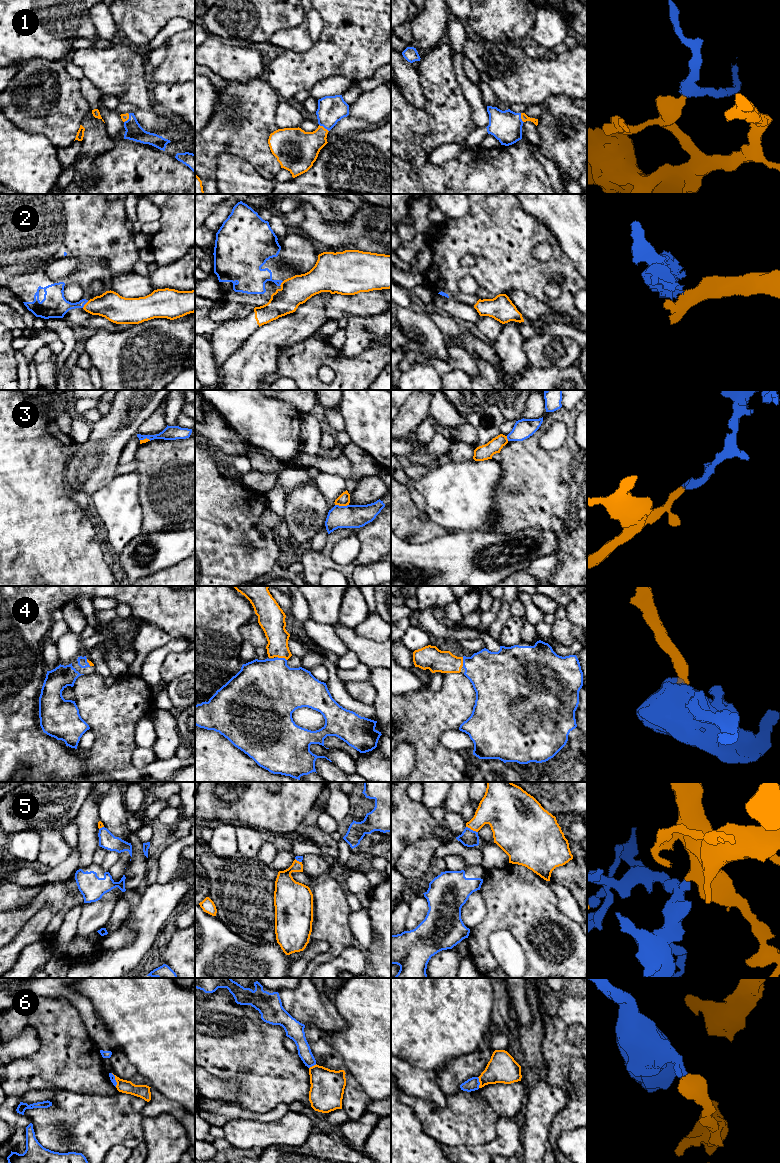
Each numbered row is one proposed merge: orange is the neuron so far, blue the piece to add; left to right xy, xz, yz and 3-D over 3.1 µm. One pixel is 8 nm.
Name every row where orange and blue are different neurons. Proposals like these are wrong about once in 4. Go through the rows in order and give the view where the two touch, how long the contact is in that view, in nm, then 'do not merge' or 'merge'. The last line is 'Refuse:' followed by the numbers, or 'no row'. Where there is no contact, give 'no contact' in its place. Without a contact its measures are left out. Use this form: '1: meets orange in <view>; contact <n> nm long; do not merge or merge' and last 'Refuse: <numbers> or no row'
1: meets orange in xz; contact 100 nm long; merge
2: meets orange in xy; contact 80 nm long; do not merge
3: meets orange in xz; contact 110 nm long; do not merge
4: meets orange in xz; contact 90 nm long; merge
5: meets orange in yz; contact 110 nm long; merge
6: meets orange in yz; contact 90 nm long; do not merge
Refuse: 2, 3, 6

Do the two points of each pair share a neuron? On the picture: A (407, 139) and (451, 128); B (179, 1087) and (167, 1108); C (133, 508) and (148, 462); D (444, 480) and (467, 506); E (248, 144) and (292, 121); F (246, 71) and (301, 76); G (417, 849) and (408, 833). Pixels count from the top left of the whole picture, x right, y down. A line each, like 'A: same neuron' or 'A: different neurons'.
A: same neuron
B: different neurons
C: different neurons
D: same neuron
E: different neurons
F: different neurons
G: different neurons

